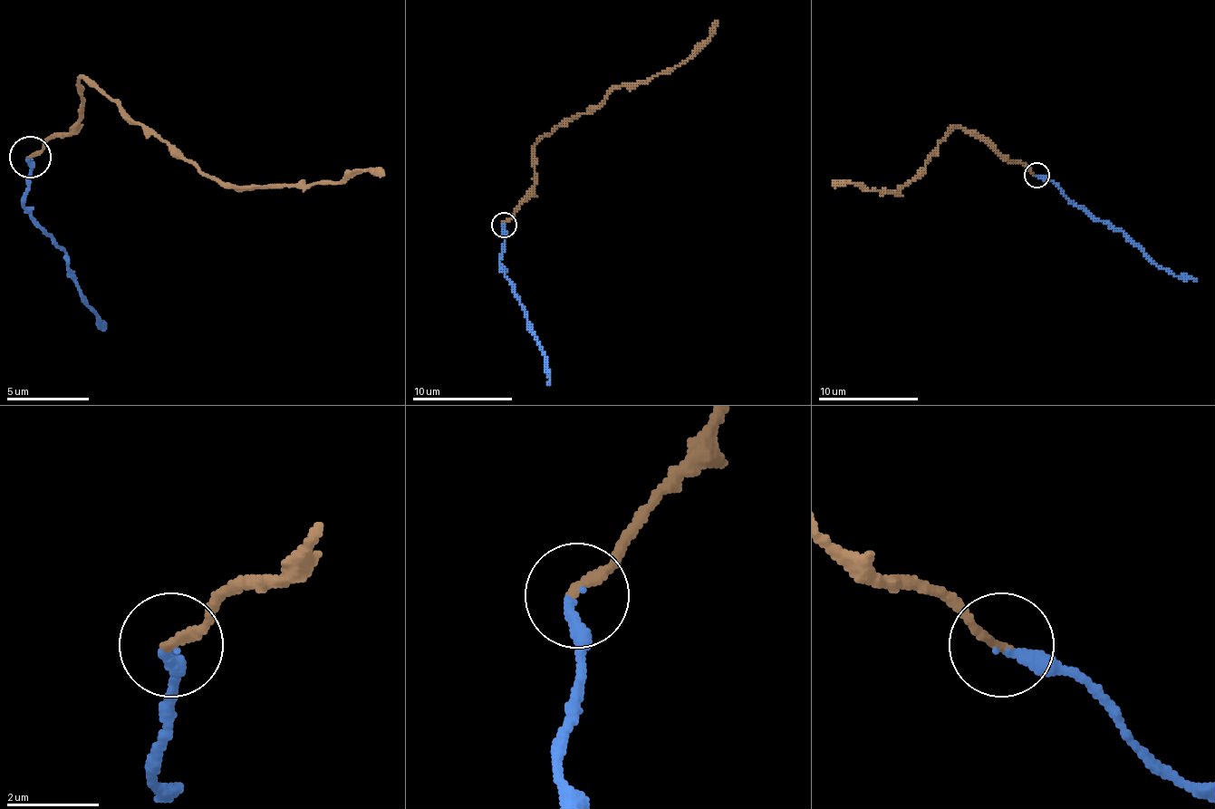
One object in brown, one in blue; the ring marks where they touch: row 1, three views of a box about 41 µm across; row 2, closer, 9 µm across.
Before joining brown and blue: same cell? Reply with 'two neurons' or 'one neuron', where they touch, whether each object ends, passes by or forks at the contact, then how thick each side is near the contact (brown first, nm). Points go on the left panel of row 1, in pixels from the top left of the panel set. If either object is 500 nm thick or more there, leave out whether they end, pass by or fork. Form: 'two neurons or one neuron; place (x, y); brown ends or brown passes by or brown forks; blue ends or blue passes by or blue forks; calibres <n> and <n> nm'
one neuron; place (30, 157); brown ends; blue ends; calibres 200 and 280 nm

